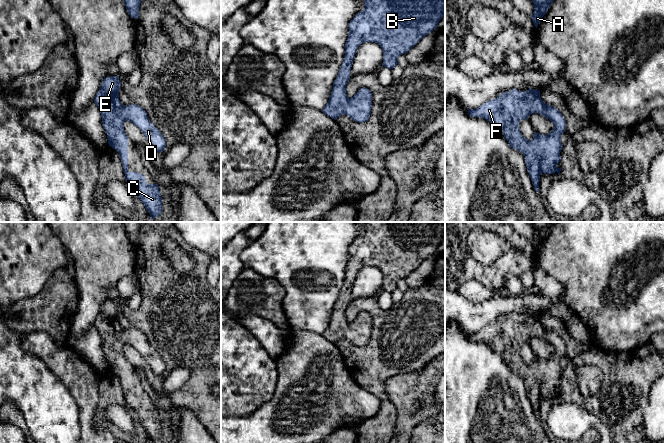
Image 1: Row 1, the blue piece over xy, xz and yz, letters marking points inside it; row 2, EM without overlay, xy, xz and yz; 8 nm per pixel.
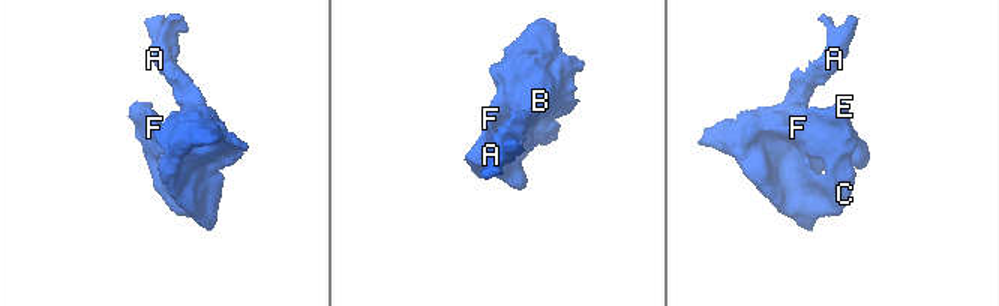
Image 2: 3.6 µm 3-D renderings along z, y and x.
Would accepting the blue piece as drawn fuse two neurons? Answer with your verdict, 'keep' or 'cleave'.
keep

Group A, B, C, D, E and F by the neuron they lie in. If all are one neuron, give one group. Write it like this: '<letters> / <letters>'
A B C D E F

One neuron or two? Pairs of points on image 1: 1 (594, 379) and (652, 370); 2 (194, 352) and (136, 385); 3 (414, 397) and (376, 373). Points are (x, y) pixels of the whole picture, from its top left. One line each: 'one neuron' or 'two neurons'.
1: two neurons
2: two neurons
3: two neurons

